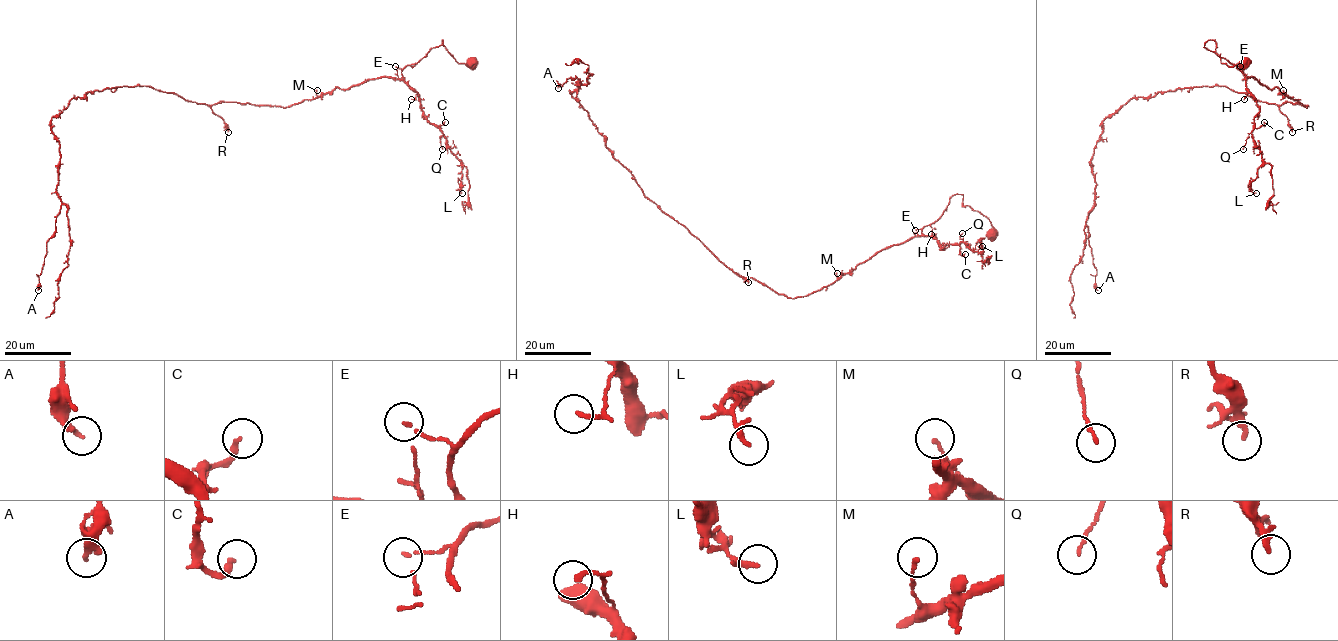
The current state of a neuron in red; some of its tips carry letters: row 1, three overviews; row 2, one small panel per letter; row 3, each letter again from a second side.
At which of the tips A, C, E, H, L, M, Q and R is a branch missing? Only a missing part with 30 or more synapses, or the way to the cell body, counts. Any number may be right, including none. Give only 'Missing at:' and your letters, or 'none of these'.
Missing at: R

